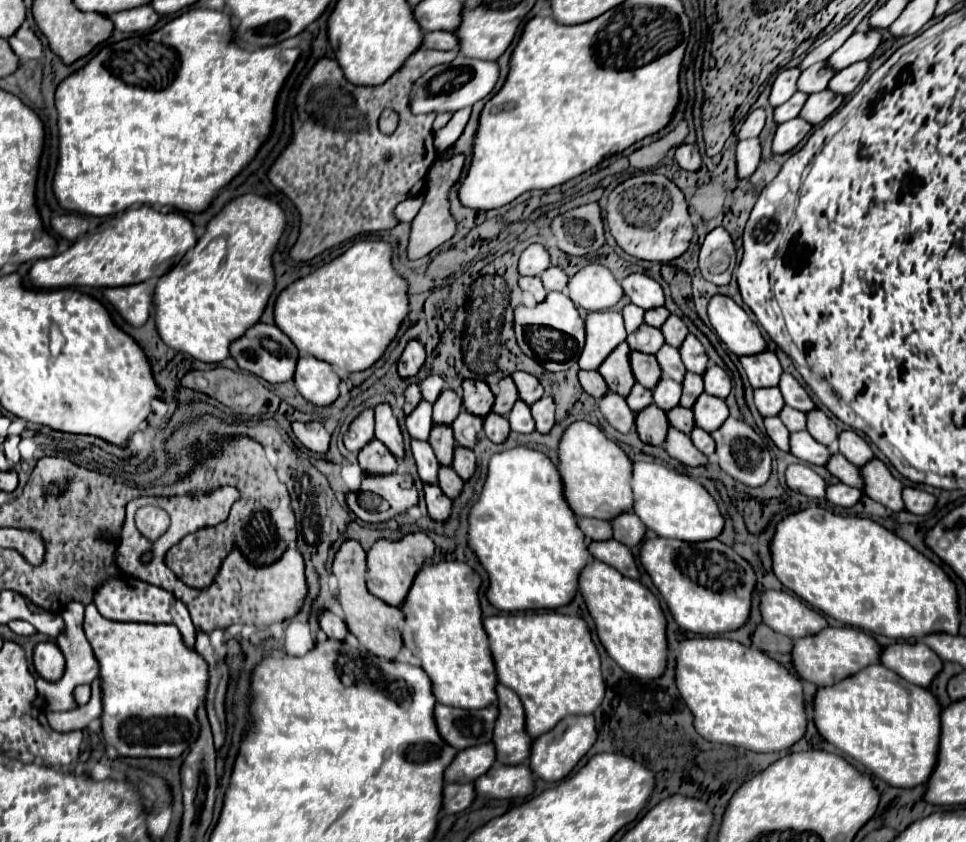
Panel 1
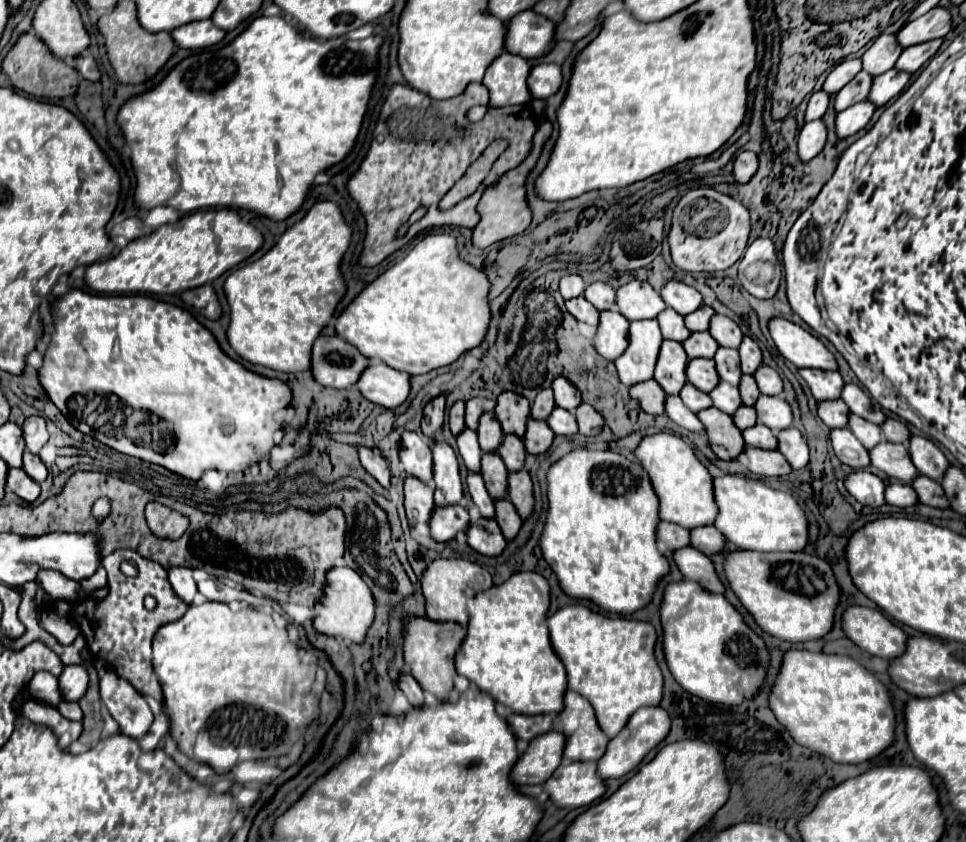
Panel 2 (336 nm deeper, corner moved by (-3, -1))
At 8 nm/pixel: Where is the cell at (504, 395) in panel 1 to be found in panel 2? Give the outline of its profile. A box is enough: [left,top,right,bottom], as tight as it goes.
[531,389,555,421]

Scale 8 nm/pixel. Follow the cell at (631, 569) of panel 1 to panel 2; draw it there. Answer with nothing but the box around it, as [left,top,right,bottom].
[675,547,727,593]

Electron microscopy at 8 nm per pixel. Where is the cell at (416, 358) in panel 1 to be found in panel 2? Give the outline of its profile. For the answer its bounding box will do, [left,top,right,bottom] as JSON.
[423,397,445,431]

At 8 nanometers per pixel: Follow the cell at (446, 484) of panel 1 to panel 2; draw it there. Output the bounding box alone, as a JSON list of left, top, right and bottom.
[495,499,523,541]

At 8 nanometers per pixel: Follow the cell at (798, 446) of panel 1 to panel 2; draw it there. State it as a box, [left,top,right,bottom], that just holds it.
[869,441,919,483]

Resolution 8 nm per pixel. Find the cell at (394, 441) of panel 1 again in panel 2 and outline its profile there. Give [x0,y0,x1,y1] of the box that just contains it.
[429,439,463,507]

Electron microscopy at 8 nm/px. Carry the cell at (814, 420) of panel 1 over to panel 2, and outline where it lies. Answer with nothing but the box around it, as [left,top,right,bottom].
[883,417,911,443]

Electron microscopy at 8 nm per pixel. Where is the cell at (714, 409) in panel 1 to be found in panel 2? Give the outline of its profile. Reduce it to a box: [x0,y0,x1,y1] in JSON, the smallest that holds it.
[755,395,793,433]

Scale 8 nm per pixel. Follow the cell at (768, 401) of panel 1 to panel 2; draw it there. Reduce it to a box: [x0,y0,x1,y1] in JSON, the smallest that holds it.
[817,401,849,427]

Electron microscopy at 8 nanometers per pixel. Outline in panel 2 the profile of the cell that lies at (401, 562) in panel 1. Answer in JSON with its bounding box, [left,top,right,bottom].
[421,559,493,625]

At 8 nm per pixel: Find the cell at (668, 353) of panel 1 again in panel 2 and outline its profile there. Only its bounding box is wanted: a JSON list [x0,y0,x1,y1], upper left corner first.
[713,347,741,385]

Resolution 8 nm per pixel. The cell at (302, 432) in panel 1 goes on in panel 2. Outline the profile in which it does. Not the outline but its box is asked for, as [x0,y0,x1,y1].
[357,447,391,489]

